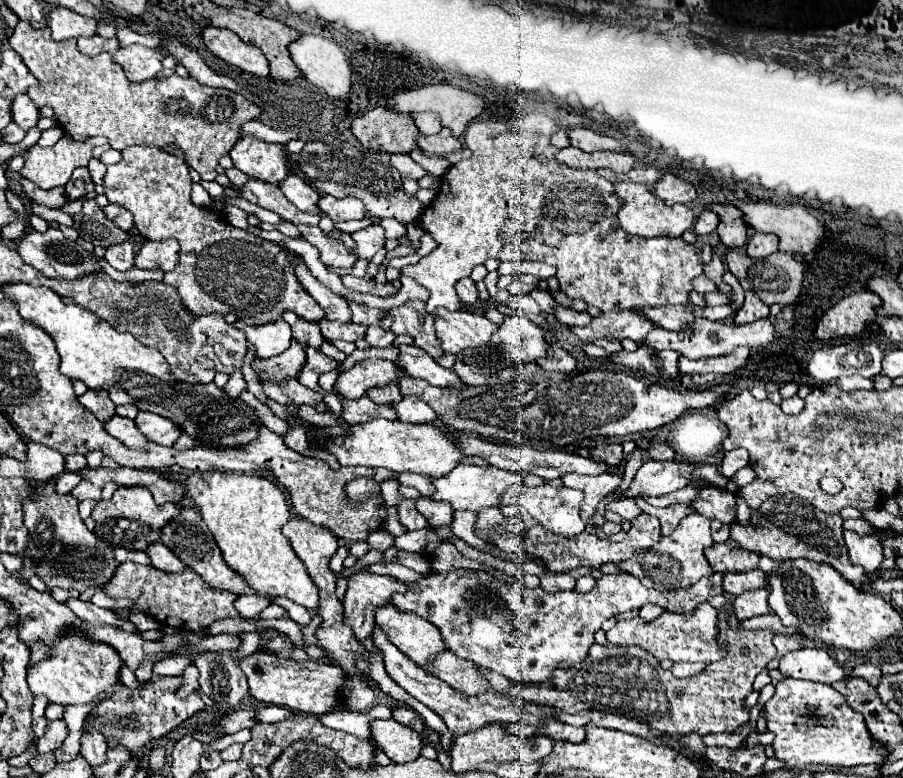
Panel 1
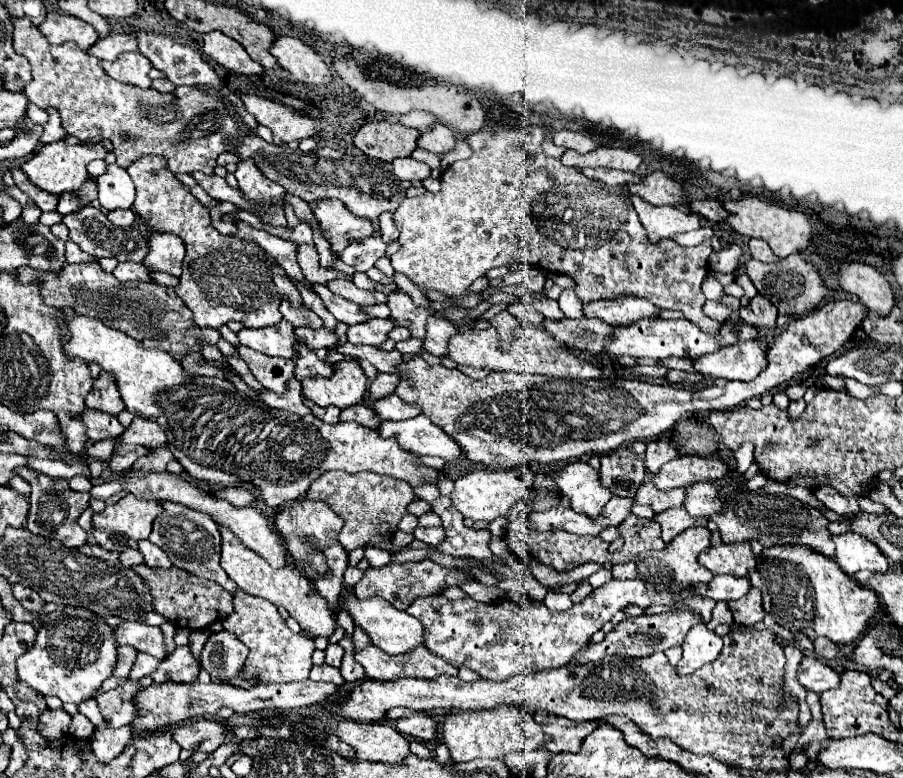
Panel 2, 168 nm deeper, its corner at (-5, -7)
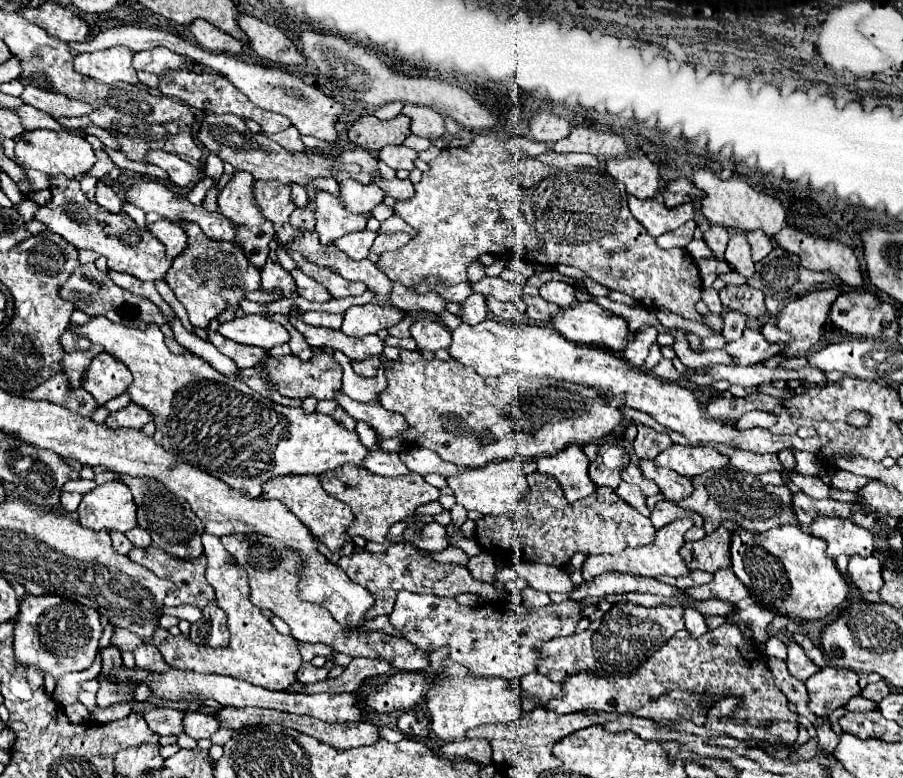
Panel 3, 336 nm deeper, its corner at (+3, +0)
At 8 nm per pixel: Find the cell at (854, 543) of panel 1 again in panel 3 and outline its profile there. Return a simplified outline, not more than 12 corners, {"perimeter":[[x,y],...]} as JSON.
{"perimeter":[[816,517],[812,535],[828,555],[874,553],[872,533],[850,519]]}

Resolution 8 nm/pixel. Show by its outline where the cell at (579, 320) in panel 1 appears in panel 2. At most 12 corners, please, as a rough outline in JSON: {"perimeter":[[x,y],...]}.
{"perimeter":[[542,298],[524,302],[534,304],[548,320],[564,320],[558,300]]}

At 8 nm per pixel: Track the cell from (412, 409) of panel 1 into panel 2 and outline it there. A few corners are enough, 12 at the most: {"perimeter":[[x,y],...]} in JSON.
{"perimeter":[[396,394],[374,402],[382,420],[406,420],[422,414]]}

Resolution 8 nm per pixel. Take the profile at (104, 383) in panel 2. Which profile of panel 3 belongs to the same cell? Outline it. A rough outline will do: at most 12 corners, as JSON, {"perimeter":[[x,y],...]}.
{"perimeter":[[108,353],[92,359],[84,389],[98,405],[132,383],[128,367]]}

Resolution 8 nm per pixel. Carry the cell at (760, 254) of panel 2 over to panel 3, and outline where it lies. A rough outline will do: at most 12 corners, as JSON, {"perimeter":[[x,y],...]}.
{"perimeter":[[762,231],[746,233],[752,261],[764,259],[774,249]]}

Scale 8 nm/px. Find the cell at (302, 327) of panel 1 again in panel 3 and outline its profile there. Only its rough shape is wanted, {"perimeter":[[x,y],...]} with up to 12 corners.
{"perimeter":[[272,259],[260,271],[262,289],[296,299],[292,275]]}

